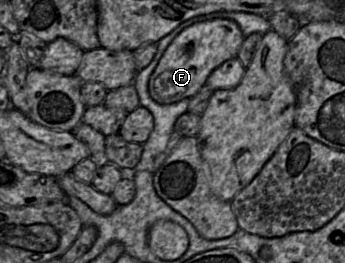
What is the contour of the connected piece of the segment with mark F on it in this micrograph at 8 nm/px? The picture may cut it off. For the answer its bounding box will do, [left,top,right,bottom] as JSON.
[148,18,245,105]

